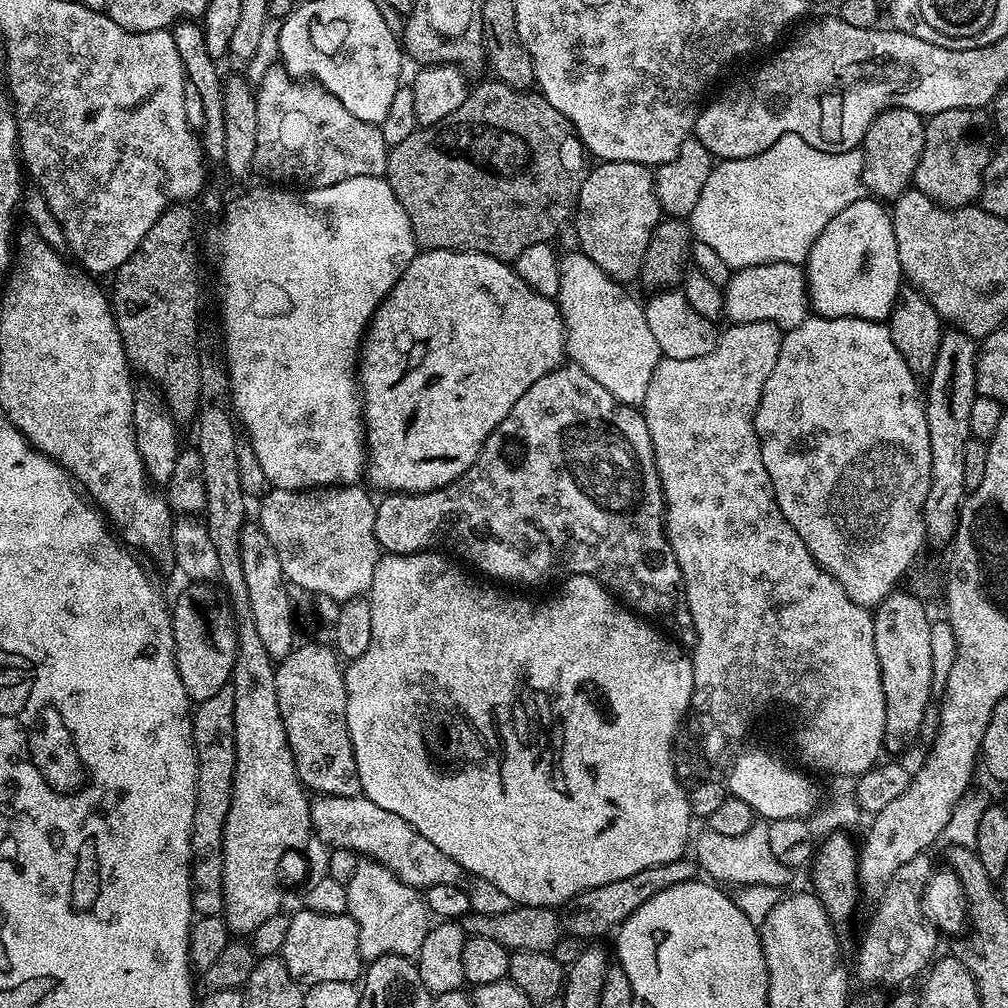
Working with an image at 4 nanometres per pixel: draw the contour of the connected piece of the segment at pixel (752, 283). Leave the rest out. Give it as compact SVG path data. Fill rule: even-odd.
M770 262L749 268L737 268L733 271L724 289L724 314L731 323L745 324L746 322L770 322L782 330L802 326L802 322L810 315L808 298L808 277L805 269L799 264L790 262Z

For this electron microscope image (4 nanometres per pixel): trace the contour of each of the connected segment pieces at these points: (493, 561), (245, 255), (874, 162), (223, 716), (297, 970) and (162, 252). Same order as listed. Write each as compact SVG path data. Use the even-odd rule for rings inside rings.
M568 362L538 378L514 402L514 410L496 432L502 444L500 458L506 466L486 468L484 460L476 478L459 476L454 483L429 492L393 492L377 503L374 534L381 549L394 556L433 550L457 552L461 561L469 560L478 571L493 576L488 578L505 585L548 584L569 576L596 576L608 568L607 587L631 611L648 618L676 616L677 626L687 629L690 617L683 593L684 575L668 541L664 491L643 411L618 402L586 370ZM482 480L492 482L494 494L498 494L498 482L504 482L508 498L482 498L488 494Z
M384 176L346 178L346 182L334 182L334 186L307 190L293 190L288 186L268 187L272 188L252 188L245 196L238 197L229 206L224 216L224 225L220 228L220 316L224 319L224 352L228 355L226 367L230 381L230 404L239 423L244 423L252 435L251 446L261 459L264 478L269 485L287 491L324 488L328 485L359 485L366 472L366 429L358 387L360 349L366 339L368 325L372 323L372 315L417 254L414 230L402 202L398 202Z
M887 108L866 130L862 151L864 153L865 189L881 202L894 202L899 196L909 191L913 183L916 167L924 145L925 117L914 110L905 108Z
M231 687L218 690L214 698L206 698L195 705L192 733L198 762L196 810L192 827L192 906L200 916L218 916L224 911L224 827L226 814L230 810L236 766L234 694Z
M307 910L291 913L289 930L279 955L286 962L289 974L304 986L318 982L356 982L362 976L358 926L353 916L347 914Z
M177 202L167 208L150 226L150 234L122 267L116 269L114 311L116 325L122 334L129 365L137 373L145 372L157 380L169 409L177 417L197 415L202 404L200 394L200 244L196 241L196 212L188 202Z

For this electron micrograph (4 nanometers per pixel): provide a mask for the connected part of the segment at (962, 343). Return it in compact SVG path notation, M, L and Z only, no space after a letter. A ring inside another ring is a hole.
M958 328L941 331L938 354L926 377L926 426L930 430L932 481L924 507L924 535L929 541L947 545L956 535L960 505L966 499L964 471L966 442L973 439L970 410L976 401L976 353L978 344ZM928 383L928 384L927 384Z

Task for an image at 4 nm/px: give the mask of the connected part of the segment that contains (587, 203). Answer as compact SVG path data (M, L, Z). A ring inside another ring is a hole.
M606 160L595 165L597 168L587 173L580 181L580 192L576 195L576 207L574 209L574 226L578 230L578 238L581 242L579 251L588 256L595 264L602 266L602 270L606 270L608 276L613 276L616 280L621 282L635 281L640 275L640 267L644 261L646 254L646 246L650 246L650 238L654 234L654 230L660 225L662 219L662 209L658 198L656 197L656 181L654 179L654 172L647 164L639 164L638 162L614 162L613 160Z

